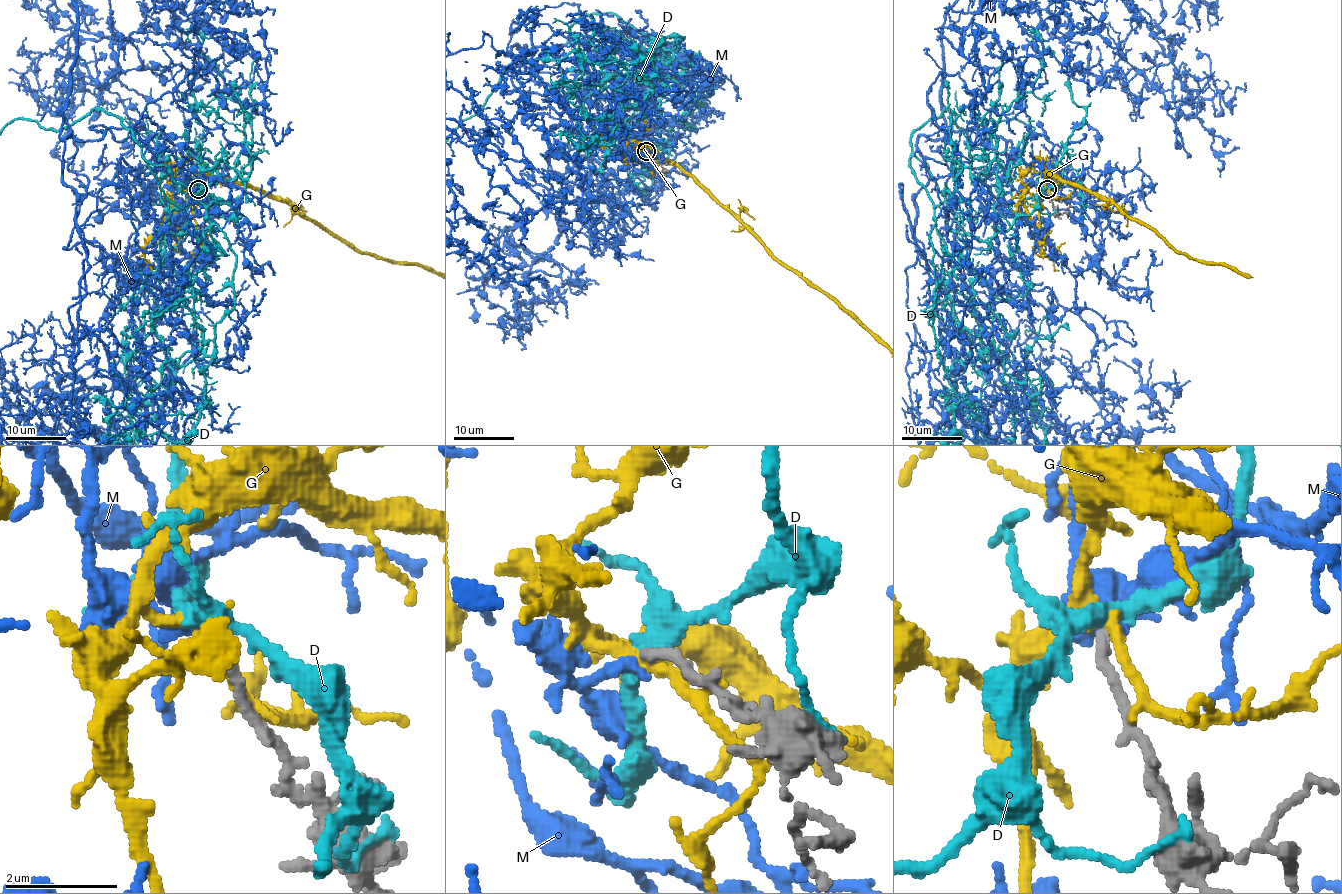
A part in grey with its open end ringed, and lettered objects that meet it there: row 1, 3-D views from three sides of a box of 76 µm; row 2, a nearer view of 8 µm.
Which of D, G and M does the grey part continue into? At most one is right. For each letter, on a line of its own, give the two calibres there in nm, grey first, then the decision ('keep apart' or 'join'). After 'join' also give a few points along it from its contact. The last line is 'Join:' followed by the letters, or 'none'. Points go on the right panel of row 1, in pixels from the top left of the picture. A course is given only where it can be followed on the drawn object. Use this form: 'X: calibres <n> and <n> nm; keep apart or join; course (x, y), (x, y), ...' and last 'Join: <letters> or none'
D: calibres 180 and 320 nm; keep apart
G: calibres 200 and 200 nm; keep apart
M: calibres 180 and 220 nm; join
Join: M

